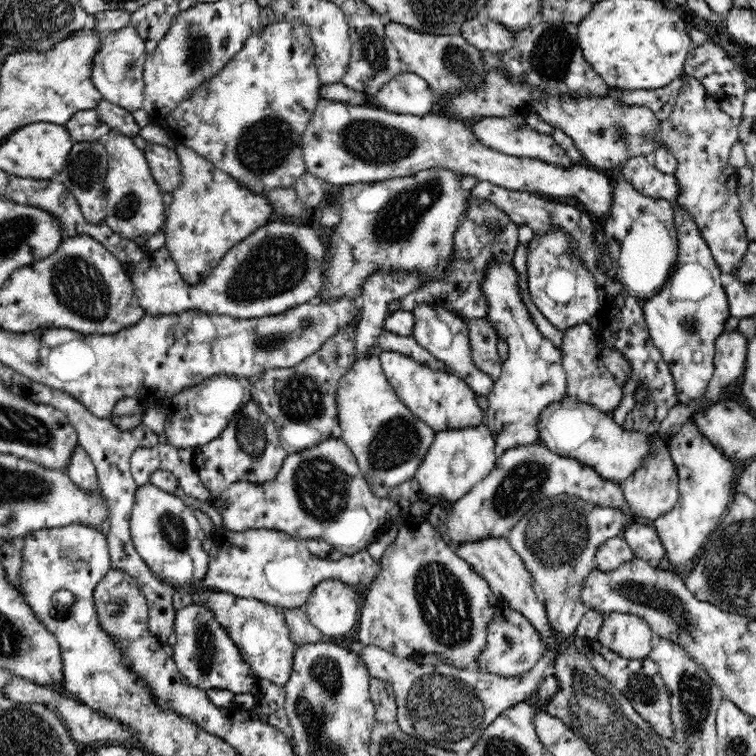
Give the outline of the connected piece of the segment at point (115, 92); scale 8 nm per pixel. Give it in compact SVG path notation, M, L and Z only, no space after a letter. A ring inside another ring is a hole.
M133 24L104 34L102 46L94 56L92 82L104 99L133 113L143 108L143 68L147 55L146 44Z

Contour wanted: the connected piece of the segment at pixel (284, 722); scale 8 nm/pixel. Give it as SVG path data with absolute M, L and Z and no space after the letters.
M258 679L251 694L255 698L254 709L260 720L282 731L288 739L292 739L293 729L284 710L284 689L266 679Z

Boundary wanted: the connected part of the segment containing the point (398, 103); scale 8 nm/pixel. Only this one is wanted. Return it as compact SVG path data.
M412 72L395 76L373 96L378 108L421 117L432 110L436 97L426 80Z

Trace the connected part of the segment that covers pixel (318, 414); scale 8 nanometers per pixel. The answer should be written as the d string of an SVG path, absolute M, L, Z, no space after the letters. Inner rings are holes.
M355 325L337 330L312 356L296 364L293 368L266 370L260 374L260 380L253 380L252 398L263 408L263 411L274 421L279 439L284 450L289 453L310 448L332 437L332 429L339 425L336 391L340 380L350 372L354 362L354 342L356 342Z

